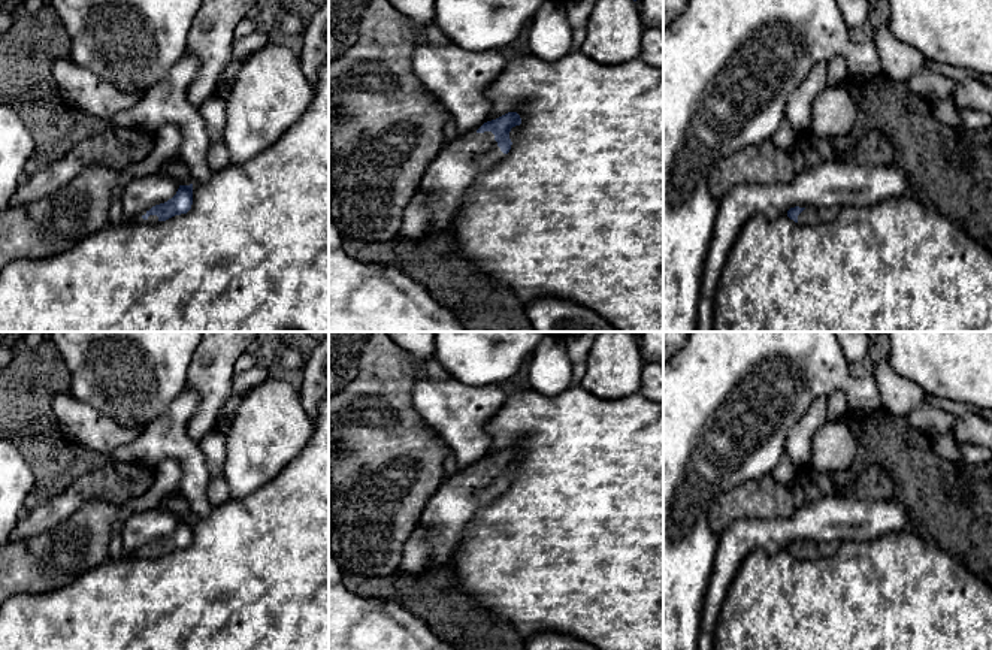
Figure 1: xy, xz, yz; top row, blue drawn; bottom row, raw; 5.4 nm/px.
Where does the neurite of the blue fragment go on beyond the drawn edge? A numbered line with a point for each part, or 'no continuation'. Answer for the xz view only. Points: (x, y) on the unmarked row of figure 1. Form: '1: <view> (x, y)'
1: xz (445, 516)

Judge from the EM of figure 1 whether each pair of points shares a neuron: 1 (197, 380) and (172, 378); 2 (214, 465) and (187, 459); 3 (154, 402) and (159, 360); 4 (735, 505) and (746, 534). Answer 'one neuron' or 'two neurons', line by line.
1: two neurons
2: two neurons
3: one neuron
4: two neurons

